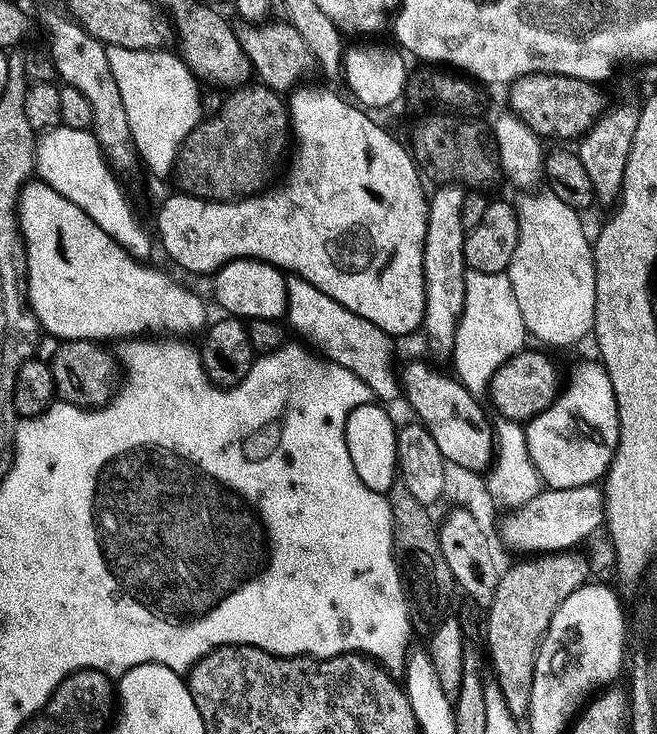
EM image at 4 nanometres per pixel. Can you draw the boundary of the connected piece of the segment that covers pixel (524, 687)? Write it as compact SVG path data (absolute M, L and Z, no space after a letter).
M579 551L553 552L540 554L535 558L524 558L521 564L505 571L500 577L498 594L487 609L488 652L496 656L492 668L496 671L495 683L499 684L502 694L509 704L510 714L517 718L527 717L534 690L536 655L540 643L548 633L554 614L578 589L593 579L592 568Z

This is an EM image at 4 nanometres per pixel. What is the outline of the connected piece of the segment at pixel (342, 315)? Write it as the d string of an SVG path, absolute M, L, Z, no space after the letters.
M291 275L287 281L288 322L302 336L300 338L314 347L325 359L362 378L381 403L391 404L390 402L399 401L402 396L402 384L397 372L394 372L395 339L373 323L358 318L300 277Z

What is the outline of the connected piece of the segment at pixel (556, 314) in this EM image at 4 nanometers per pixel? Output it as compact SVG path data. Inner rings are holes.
M536 194L525 195L528 197L526 197L524 201L522 201L521 203L519 202L518 204L519 220L520 220L520 241L517 242L517 252L514 254L513 262L509 266L506 275L508 277L508 281L512 283L512 289L514 290L514 298L518 298L518 310L522 310L522 318L524 319L524 321L526 322L526 326L528 327L529 337L531 337L533 341L541 340L541 342L544 344L554 344L558 348L560 347L566 348L570 344L576 344L579 342L579 340L586 339L587 336L589 339L589 337L593 335L594 329L596 327L596 258L594 255L594 248L593 245L590 243L590 240L587 240L587 238L584 236L579 236L580 224L578 221L576 221L576 218L578 218L578 212L576 210L572 209L568 205L564 205L563 202L557 200L556 197L554 197L552 194L546 194L546 196L532 196L532 195Z

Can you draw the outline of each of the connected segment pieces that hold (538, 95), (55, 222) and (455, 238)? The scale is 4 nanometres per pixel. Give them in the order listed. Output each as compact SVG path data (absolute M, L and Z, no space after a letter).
M553 75L523 76L511 85L508 100L512 103L511 115L517 116L531 132L548 140L579 141L587 136L596 121L604 115L606 103L595 83L575 80L572 77Z
M29 182L24 187L24 192L20 195L20 233L23 234L24 242L28 246L28 300L32 304L32 309L38 318L41 329L47 335L49 332L50 335L57 336L57 341L95 340L97 342L109 342L108 340L116 340L115 342L123 342L133 338L148 338L153 334L184 334L180 332L200 331L203 333L205 331L206 325L209 323L208 312L204 309L203 302L194 293L187 292L178 281L171 280L166 273L159 272L156 268L144 268L148 266L138 262L125 248L118 246L118 242L114 242L114 238L110 238L110 234L106 234L106 230L98 227L85 212L78 206L74 206L74 202L62 198L62 194L55 192L49 184Z
M441 185L429 199L427 240L424 248L424 281L427 300L423 331L442 354L450 354L456 347L457 328L465 310L466 280L464 206L467 193L459 185Z

